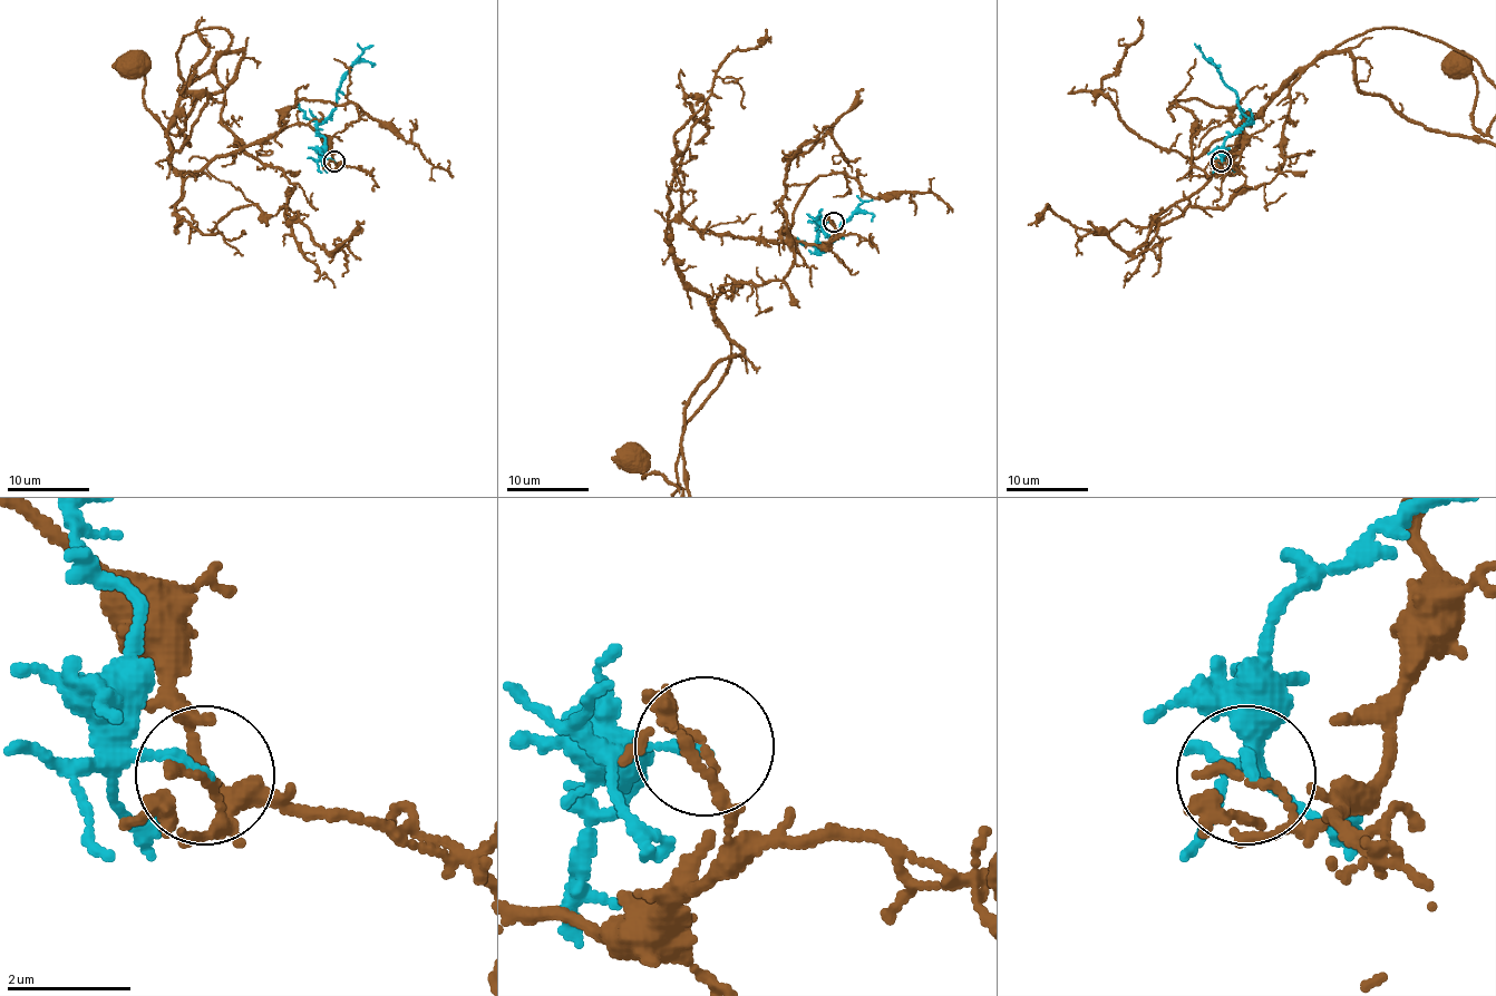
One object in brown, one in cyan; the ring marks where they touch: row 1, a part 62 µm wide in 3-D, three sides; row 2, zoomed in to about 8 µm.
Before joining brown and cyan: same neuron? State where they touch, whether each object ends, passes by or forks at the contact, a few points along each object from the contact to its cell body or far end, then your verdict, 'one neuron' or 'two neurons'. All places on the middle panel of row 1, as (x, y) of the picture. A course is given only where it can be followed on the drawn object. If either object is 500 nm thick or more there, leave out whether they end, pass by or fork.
(833, 222) | brown ends | cyan ends | brown via (833, 221), (828, 243), (672, 221), (677, 272), (730, 360), (685, 426) | cyan via (833, 223), (824, 223), (818, 247), (826, 250), (847, 218), (865, 199), (872, 199) | two neurons

